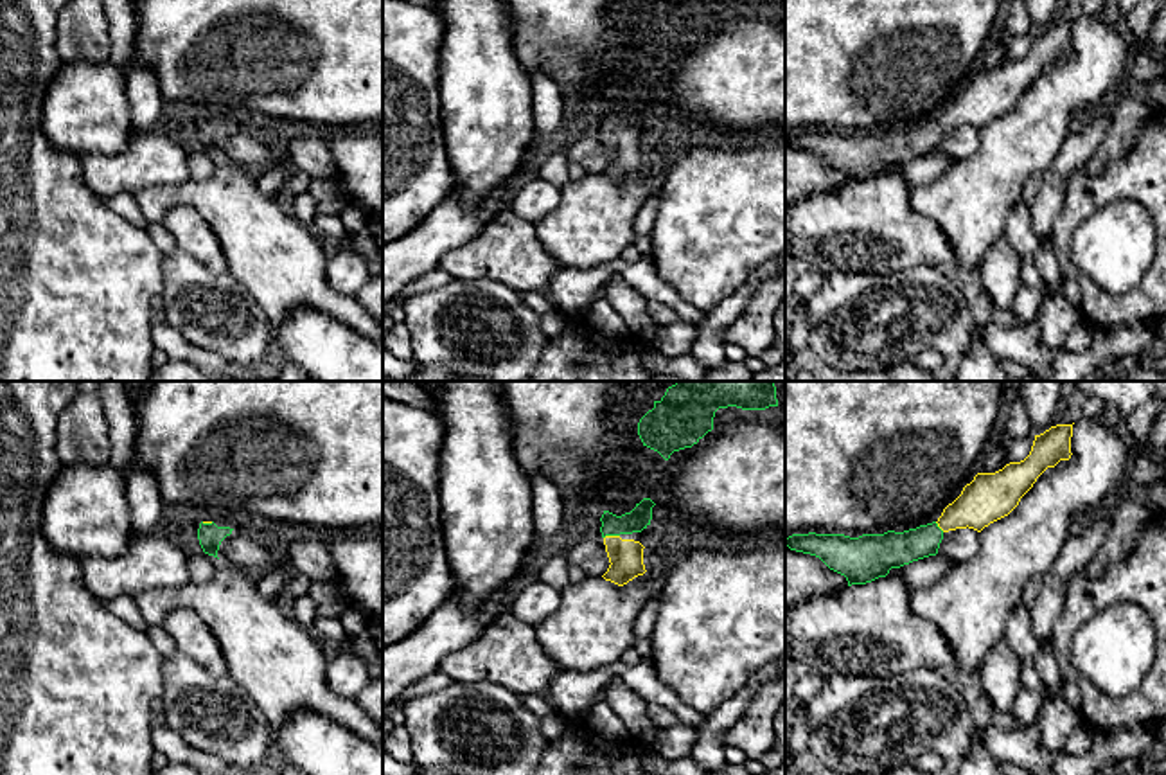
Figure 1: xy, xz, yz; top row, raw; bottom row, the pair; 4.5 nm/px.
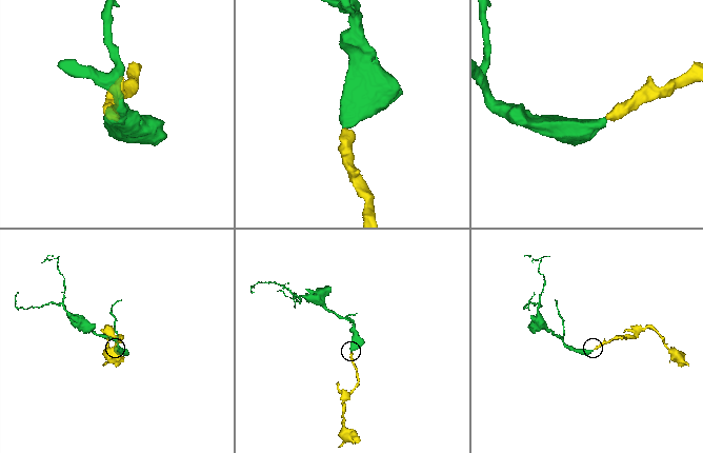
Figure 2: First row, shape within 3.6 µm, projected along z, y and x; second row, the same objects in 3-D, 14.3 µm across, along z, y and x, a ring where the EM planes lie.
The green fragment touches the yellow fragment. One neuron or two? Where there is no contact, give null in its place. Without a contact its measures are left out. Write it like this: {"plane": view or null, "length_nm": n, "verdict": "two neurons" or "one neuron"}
{"plane": "xz", "length_nm": 70, "verdict": "one neuron"}

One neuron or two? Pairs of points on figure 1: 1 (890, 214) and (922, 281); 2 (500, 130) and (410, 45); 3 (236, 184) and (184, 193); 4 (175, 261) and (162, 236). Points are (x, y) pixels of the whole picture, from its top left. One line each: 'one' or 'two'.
1: two
2: two
3: one
4: two

